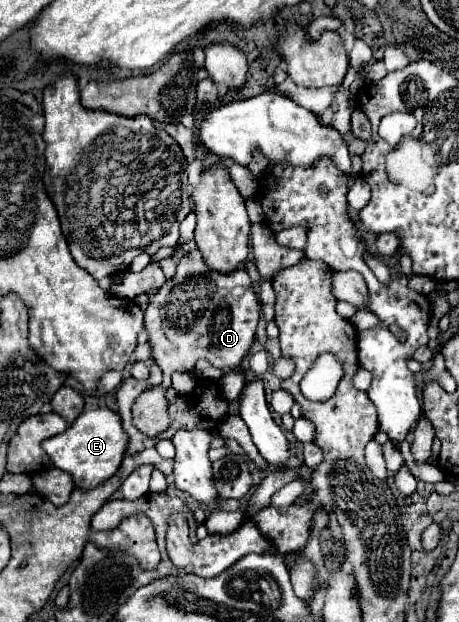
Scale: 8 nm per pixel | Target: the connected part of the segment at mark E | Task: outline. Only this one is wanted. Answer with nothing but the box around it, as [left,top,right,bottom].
[42,408,126,490]

